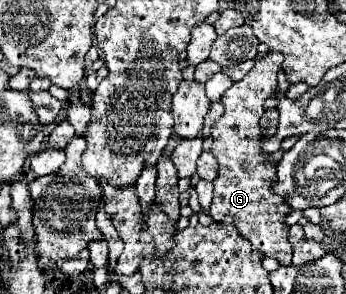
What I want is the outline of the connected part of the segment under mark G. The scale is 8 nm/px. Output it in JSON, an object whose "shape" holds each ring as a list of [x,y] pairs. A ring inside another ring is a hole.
{"shape":[[[269,53],[267,57],[259,59],[241,81],[227,89],[221,99],[225,113],[211,127],[211,151],[219,161],[219,175],[213,181],[215,195],[209,215],[219,223],[235,225],[239,233],[243,233],[243,237],[249,239],[265,257],[277,259],[279,265],[291,265],[293,247],[287,239],[289,227],[283,223],[285,215],[291,213],[291,207],[287,207],[285,199],[279,199],[279,195],[273,193],[275,165],[267,163],[263,159],[263,151],[259,149],[259,119],[263,115],[263,101],[275,93],[281,63],[281,53]]]}

